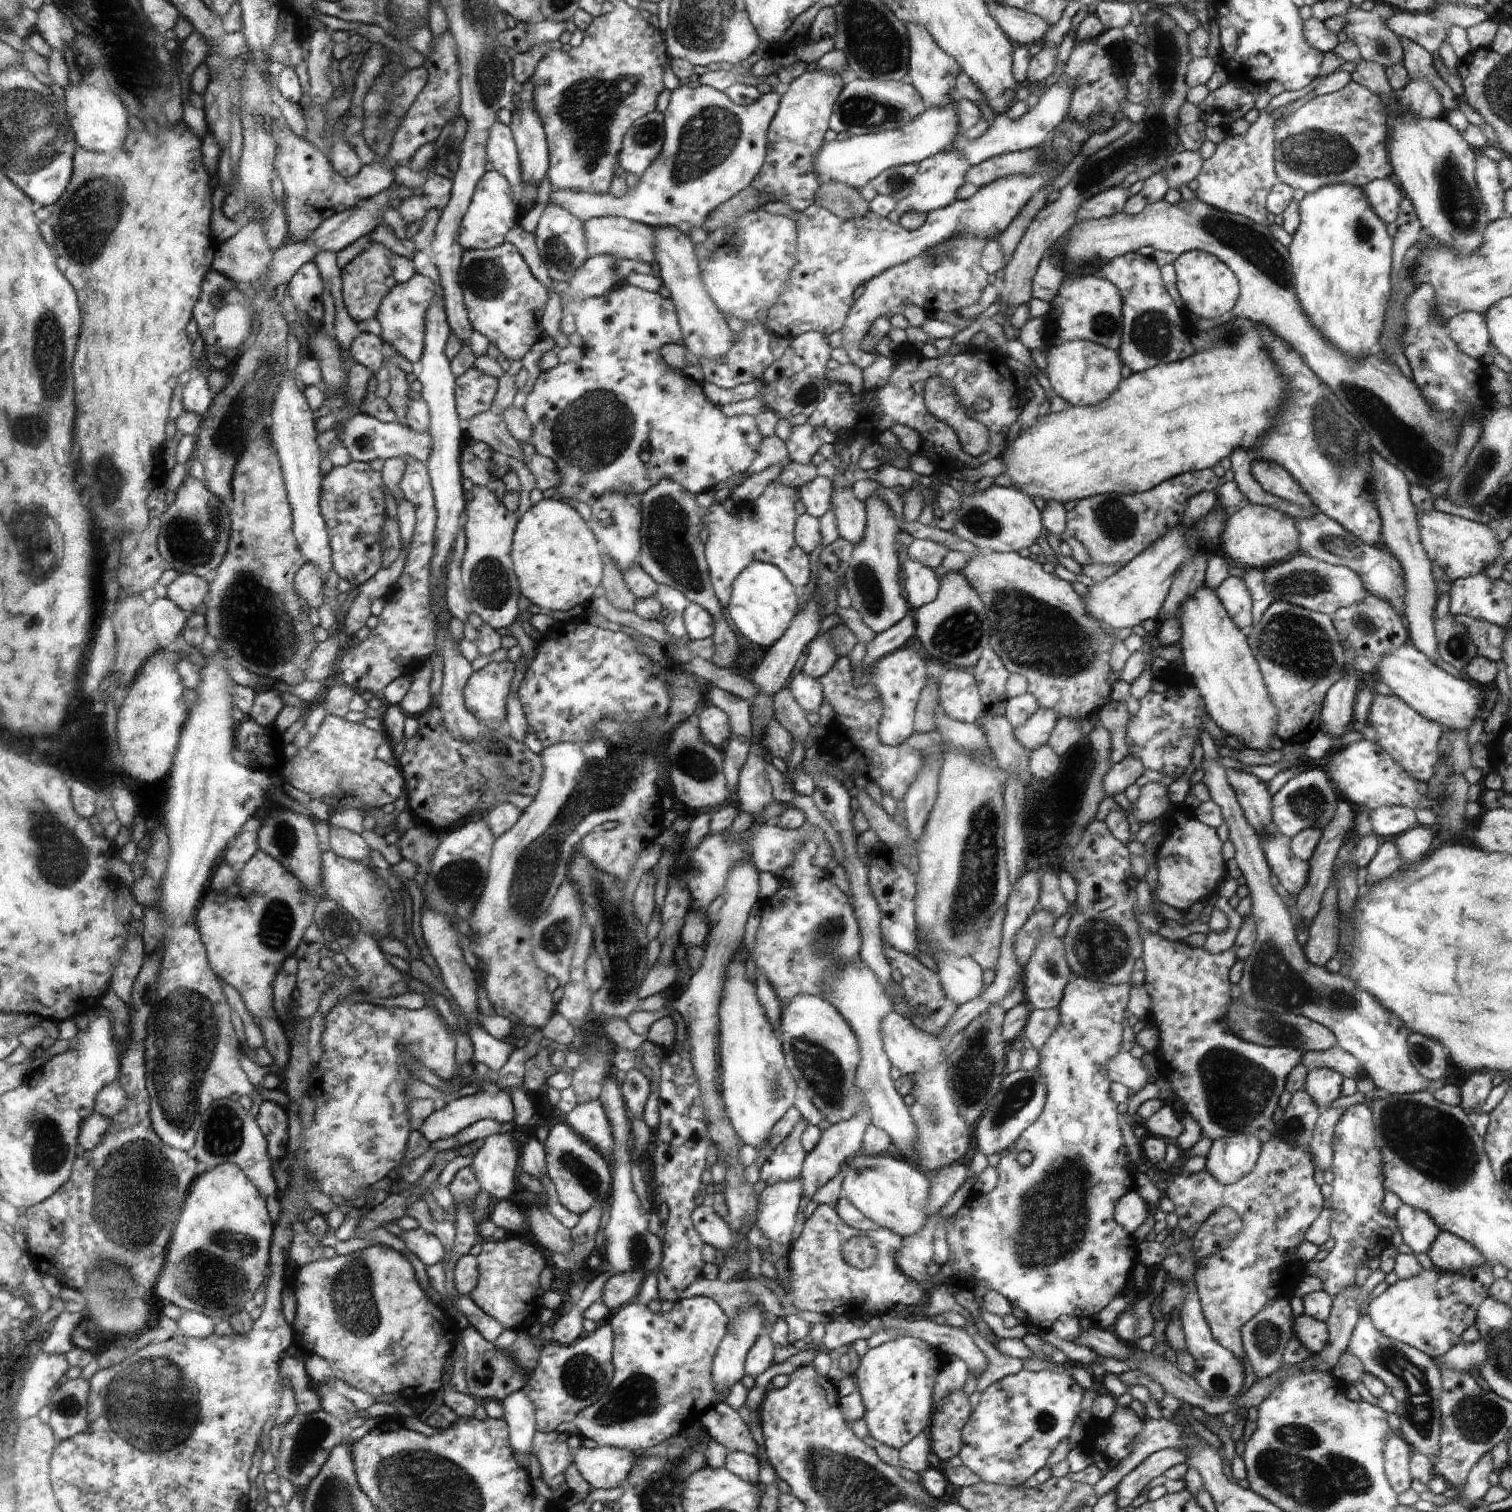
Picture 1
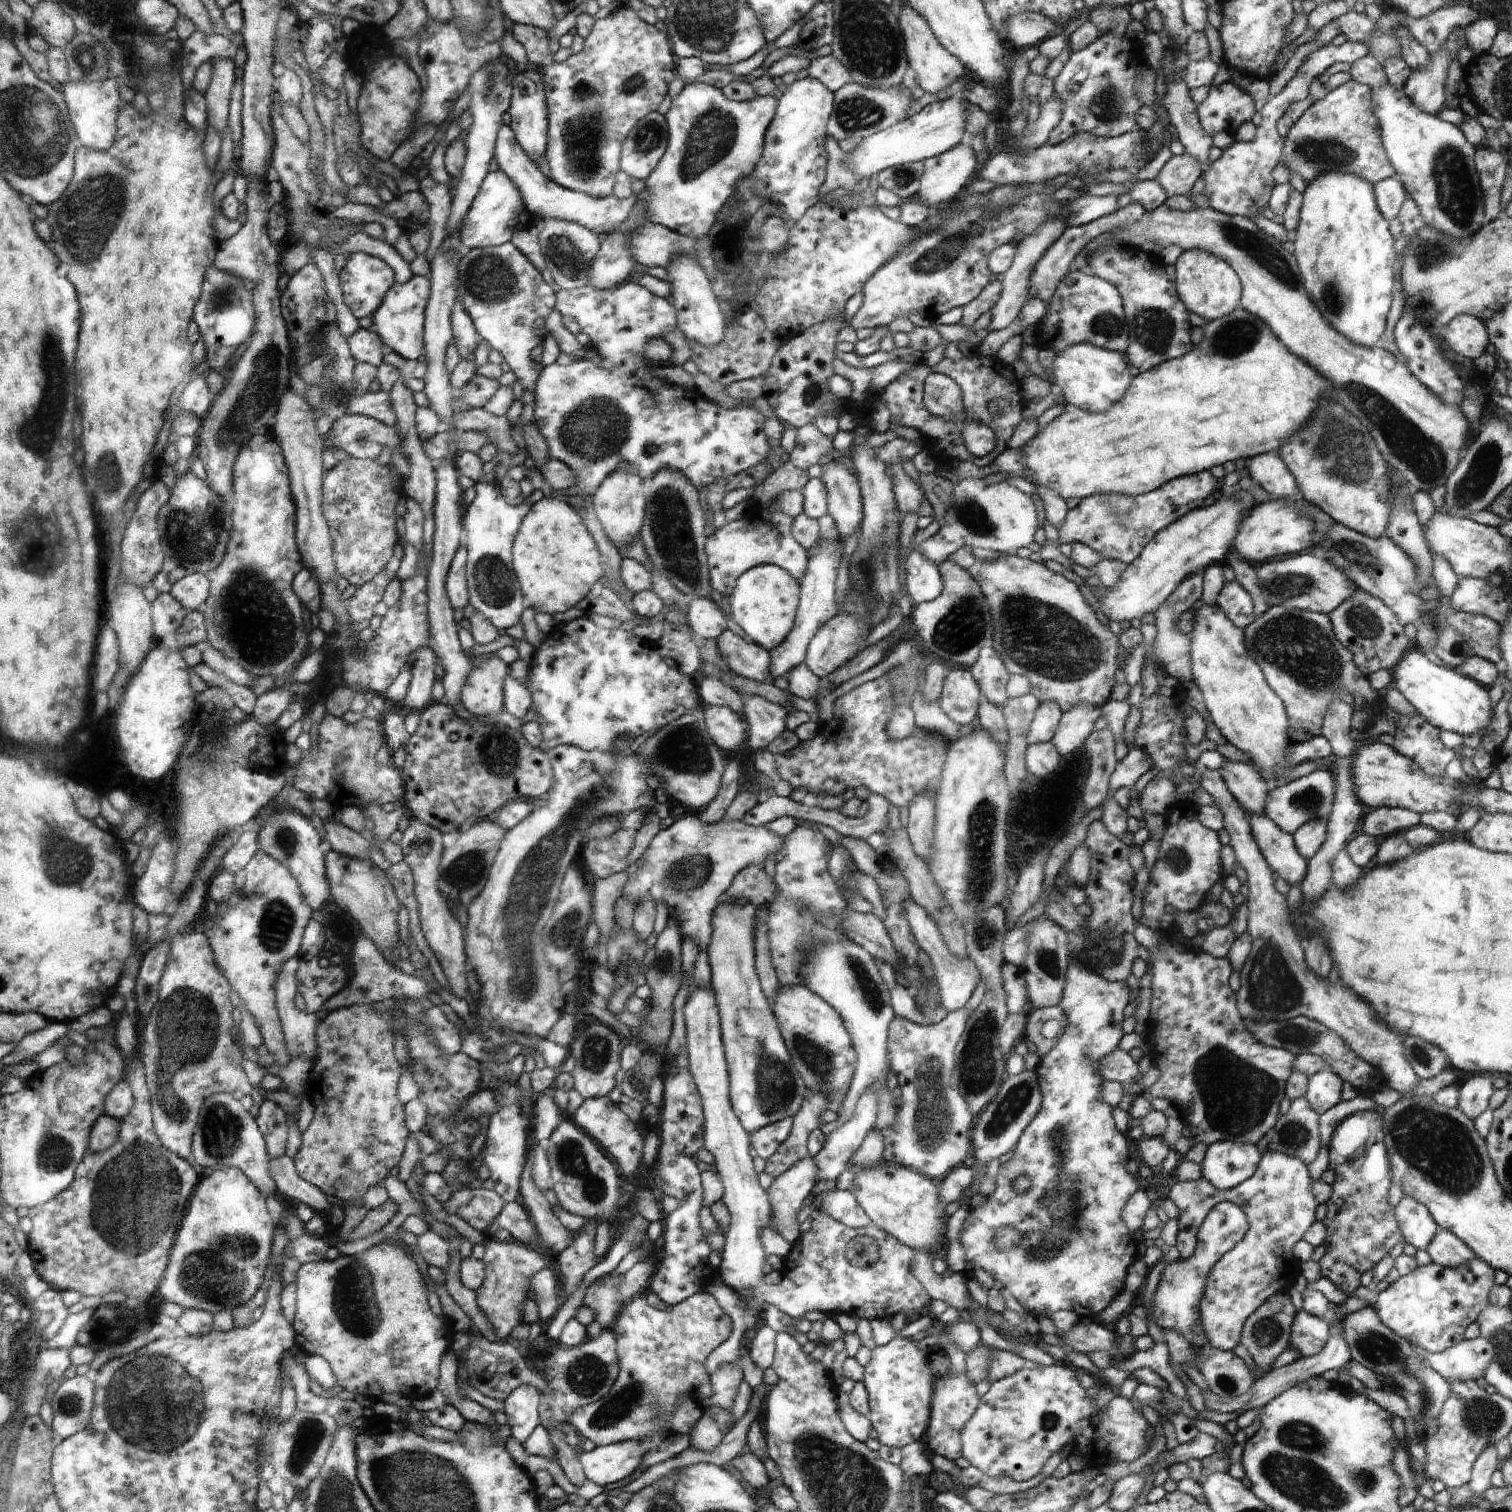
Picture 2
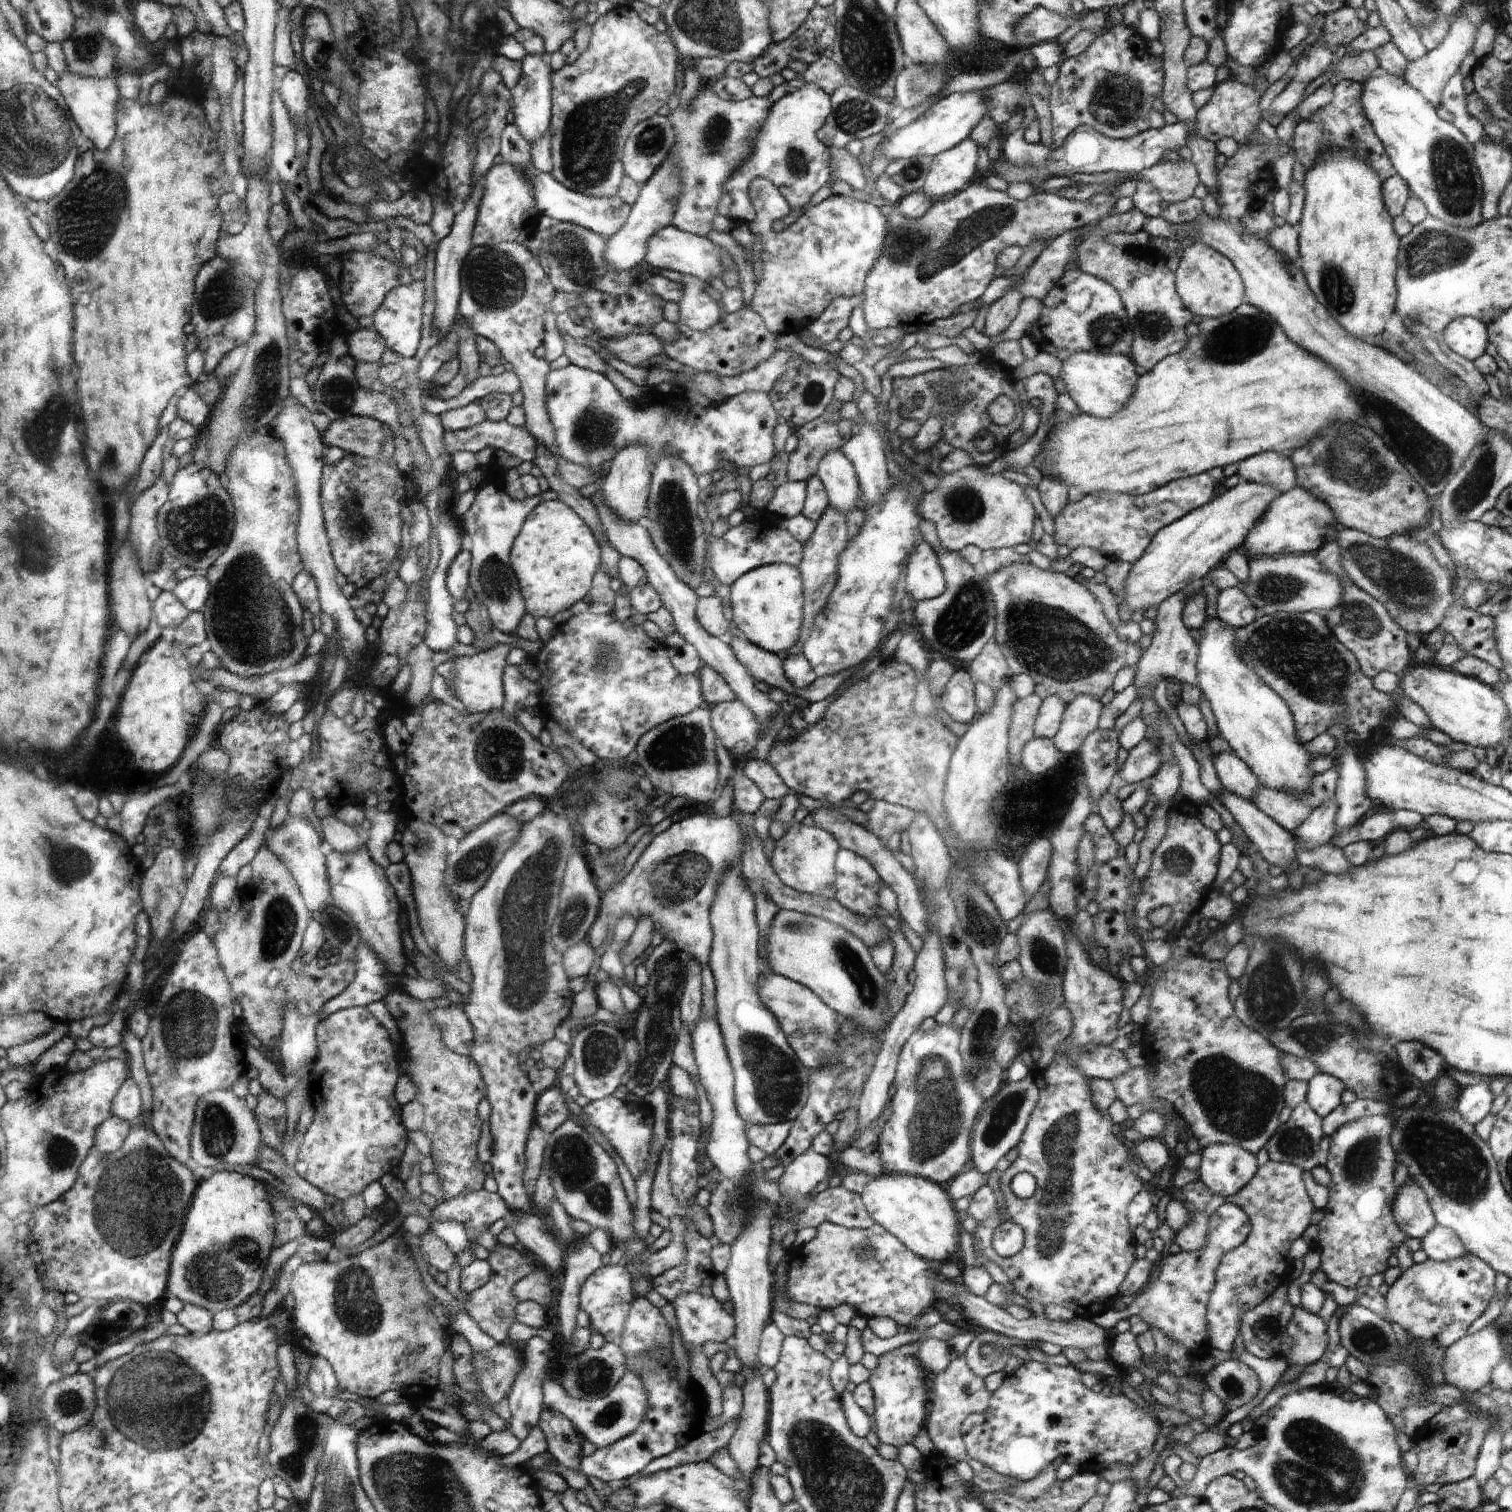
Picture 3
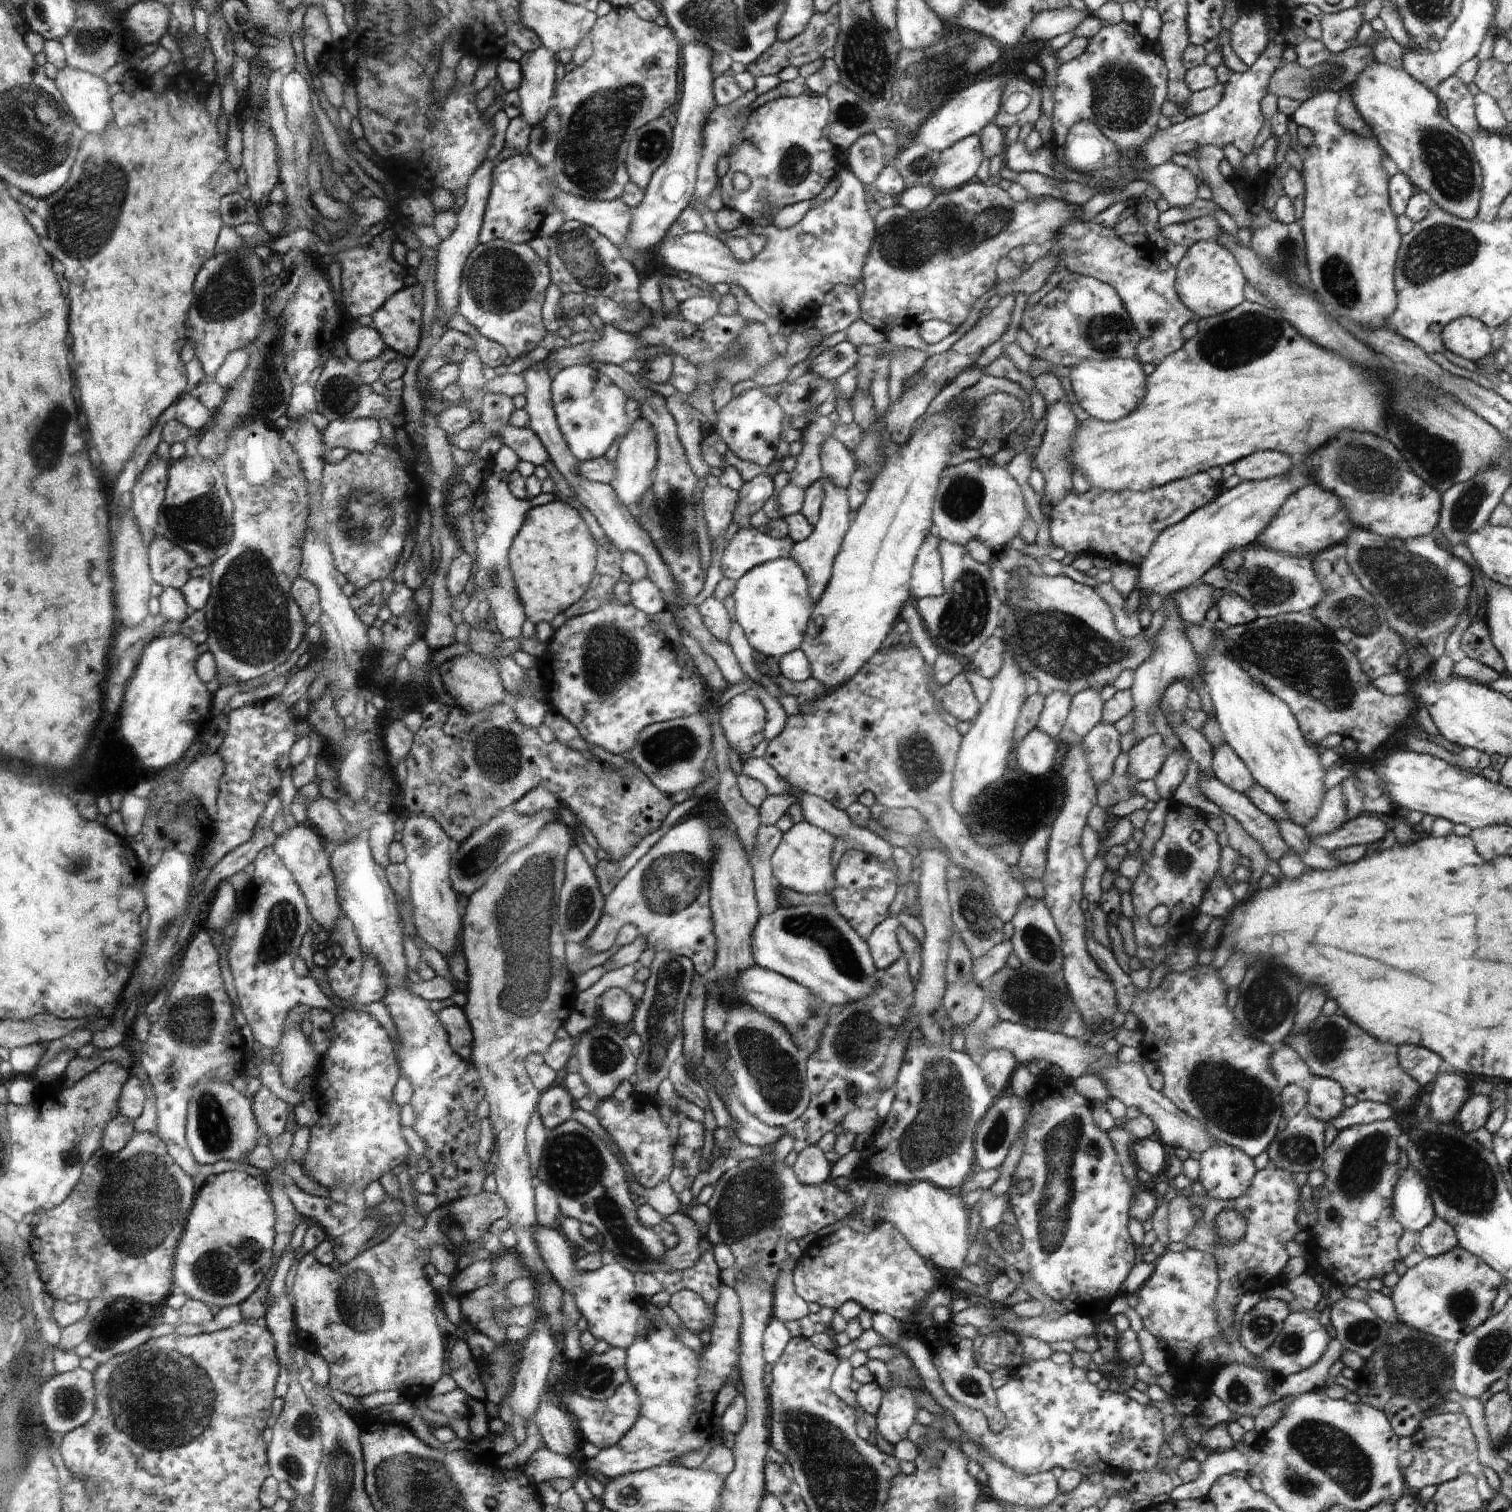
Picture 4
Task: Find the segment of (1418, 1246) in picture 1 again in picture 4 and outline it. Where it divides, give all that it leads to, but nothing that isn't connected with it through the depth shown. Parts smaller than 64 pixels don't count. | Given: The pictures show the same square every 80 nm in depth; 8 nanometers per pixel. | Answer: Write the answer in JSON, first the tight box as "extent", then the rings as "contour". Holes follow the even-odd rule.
{"extent":[1392,1168,1435,1233],"contour":[[[1406,1168],[1398,1178],[1392,1198],[1393,1216],[1403,1230],[1419,1233],[1435,1218],[1428,1188],[1416,1170]]]}

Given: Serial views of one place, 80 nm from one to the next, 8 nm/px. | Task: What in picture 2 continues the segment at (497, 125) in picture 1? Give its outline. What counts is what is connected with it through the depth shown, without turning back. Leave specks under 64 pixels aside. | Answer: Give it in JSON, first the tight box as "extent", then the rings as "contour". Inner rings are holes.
{"extent":[495,125,635,235],"contour":[[[504,125],[498,131],[497,142],[495,144],[495,157],[498,160],[499,168],[519,187],[520,194],[523,195],[523,201],[526,203],[527,209],[541,218],[552,217],[577,222],[591,231],[603,235],[607,231],[614,230],[626,221],[635,206],[635,194],[627,199],[619,199],[614,195],[598,198],[564,188],[551,178],[547,179],[540,171],[536,162],[520,146],[515,131],[511,129],[510,125]]]}

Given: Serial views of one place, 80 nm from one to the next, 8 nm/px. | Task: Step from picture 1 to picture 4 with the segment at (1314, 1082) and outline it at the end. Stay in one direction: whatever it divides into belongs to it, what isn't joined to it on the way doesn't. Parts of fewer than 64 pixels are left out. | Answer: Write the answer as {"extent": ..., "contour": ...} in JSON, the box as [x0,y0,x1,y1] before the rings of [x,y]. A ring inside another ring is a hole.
{"extent":[1305,1077,1345,1122],"contour":[[[1315,1077],[1307,1091],[1305,1110],[1321,1122],[1330,1122],[1345,1108],[1344,1096],[1344,1090],[1336,1080]]]}

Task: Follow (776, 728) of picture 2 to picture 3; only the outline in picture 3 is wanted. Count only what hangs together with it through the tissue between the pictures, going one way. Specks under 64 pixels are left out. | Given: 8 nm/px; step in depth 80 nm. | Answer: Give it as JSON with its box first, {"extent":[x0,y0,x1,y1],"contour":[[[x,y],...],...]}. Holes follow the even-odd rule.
{"extent":[589,489,780,736],"contour":[[[598,489],[594,495],[589,498],[595,506],[596,512],[599,514],[603,534],[622,557],[630,557],[637,560],[644,568],[647,574],[647,582],[650,583],[654,590],[659,594],[660,600],[666,610],[672,614],[676,631],[686,640],[697,652],[701,659],[710,667],[714,667],[723,677],[734,691],[738,699],[746,706],[753,710],[753,713],[761,722],[761,736],[763,728],[773,719],[773,716],[779,711],[780,704],[776,704],[766,693],[756,689],[754,679],[750,676],[747,668],[735,657],[735,652],[726,640],[720,640],[714,636],[708,635],[706,630],[699,625],[696,616],[696,603],[698,596],[694,588],[690,588],[683,583],[675,575],[674,570],[662,558],[662,555],[656,550],[649,532],[642,526],[642,522],[626,522],[621,519],[603,499],[604,491]]]}

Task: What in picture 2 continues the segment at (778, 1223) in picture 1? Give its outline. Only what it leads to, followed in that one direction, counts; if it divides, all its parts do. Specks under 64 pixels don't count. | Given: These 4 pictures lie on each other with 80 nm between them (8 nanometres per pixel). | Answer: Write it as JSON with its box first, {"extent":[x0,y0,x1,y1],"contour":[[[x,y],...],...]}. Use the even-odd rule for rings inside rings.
{"extent":[767,1155,818,1244],"contour":[[[810,1155],[778,1175],[767,1189],[774,1211],[773,1222],[770,1225],[777,1224],[778,1233],[790,1244],[801,1237],[795,1214],[799,1212],[802,1201],[811,1194],[810,1190],[818,1180],[817,1164]]]}

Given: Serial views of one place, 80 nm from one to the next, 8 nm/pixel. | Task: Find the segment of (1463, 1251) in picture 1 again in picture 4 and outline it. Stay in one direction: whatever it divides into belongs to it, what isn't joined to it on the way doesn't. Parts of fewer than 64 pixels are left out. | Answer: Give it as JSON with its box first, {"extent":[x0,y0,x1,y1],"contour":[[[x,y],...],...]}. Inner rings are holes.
{"extent":[1419,1217,1459,1257],"contour":[[[1435,1217],[1419,1233],[1419,1244],[1425,1257],[1438,1257],[1459,1246],[1454,1230],[1442,1218]]]}

